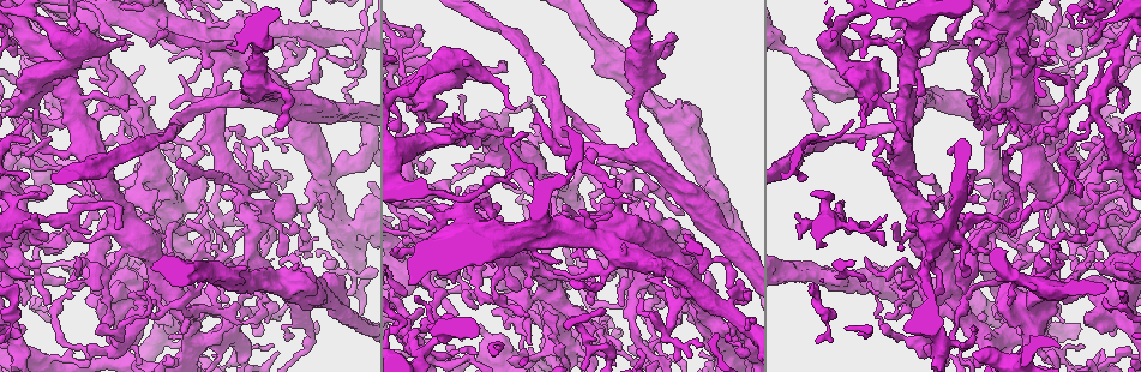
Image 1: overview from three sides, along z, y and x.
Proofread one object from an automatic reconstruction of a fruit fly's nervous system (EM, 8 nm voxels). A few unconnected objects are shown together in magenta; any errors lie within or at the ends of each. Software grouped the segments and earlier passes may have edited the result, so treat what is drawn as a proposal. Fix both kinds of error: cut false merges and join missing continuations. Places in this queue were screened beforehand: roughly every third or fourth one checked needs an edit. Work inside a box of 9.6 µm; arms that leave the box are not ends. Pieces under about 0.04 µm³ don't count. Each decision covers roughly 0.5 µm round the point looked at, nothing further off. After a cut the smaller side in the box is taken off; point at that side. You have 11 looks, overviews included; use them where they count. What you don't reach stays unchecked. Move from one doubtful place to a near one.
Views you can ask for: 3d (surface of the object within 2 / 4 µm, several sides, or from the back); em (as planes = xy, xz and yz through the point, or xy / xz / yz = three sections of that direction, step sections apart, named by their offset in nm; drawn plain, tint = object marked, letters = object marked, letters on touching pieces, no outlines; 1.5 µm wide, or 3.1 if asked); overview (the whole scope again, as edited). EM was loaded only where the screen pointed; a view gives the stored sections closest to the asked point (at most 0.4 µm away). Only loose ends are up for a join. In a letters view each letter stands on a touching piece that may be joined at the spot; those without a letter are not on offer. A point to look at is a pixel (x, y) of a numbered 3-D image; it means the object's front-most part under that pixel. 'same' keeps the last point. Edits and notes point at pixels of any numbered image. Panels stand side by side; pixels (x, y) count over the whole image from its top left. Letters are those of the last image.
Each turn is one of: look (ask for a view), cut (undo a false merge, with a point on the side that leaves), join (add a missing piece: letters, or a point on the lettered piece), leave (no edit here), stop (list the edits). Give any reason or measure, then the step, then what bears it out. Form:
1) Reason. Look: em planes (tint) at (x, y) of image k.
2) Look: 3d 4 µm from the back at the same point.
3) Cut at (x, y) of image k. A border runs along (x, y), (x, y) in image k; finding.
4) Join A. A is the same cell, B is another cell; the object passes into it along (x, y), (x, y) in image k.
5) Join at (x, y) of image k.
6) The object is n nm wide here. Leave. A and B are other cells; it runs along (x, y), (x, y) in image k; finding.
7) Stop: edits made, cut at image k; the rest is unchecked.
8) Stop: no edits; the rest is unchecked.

Look: 3d 4 µm at (125, 357) of image 1.

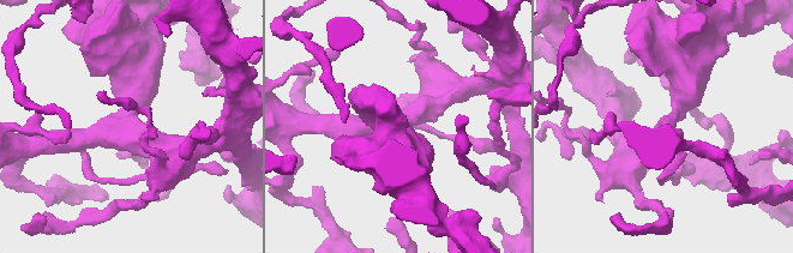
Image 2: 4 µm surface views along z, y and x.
3 arms meet here; the arms are 280, 300, 600 nm wide; now the EM. Look: em xy step 4 (tint) at (674, 119) of image 2.

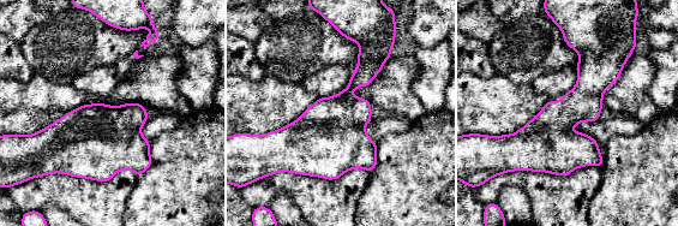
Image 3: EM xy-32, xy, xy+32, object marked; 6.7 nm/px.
Look: em planes (letters) at the same point.

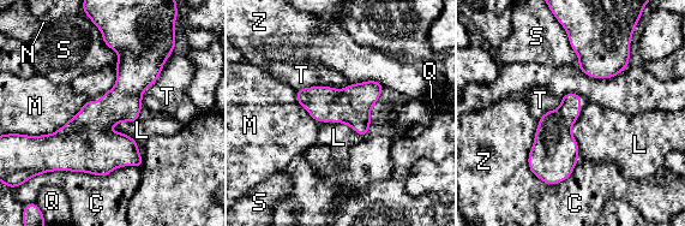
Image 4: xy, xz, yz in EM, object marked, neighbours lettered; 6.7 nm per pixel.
The longest contact is with C, 600 nm. Leave. C, L, M, N, Q, S, T and Z are other cells; all the same cell.

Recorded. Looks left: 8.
Thin end. Look: 3d 4 µm at (884, 333) of image 1.

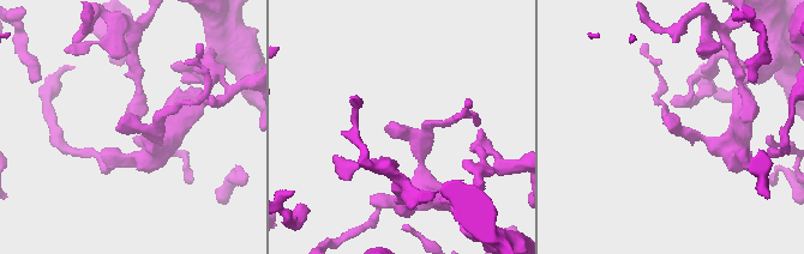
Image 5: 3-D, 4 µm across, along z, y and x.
Now the EM. Look: em planes (tint) at (117, 131) of image 5.

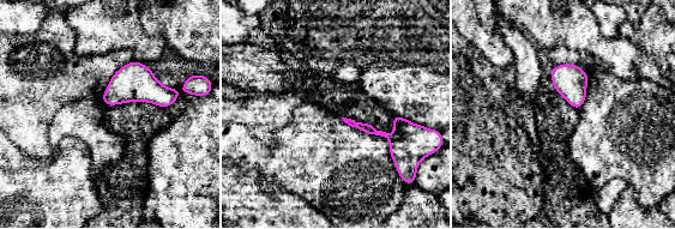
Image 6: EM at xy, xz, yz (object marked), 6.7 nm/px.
What lies round it. Look: em planes (letters) at the same point.

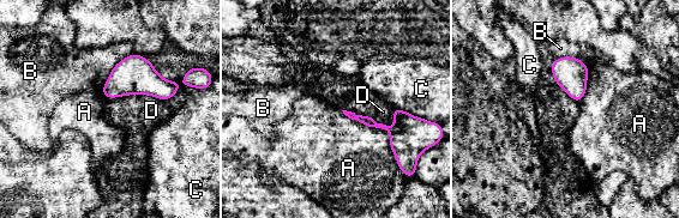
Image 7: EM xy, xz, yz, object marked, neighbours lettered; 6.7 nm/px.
The longest contact is with A, 500 nm. Leave. A, B, C and D are other cells; it runs along (352, 115), (389, 129), (407, 120) in image 7; none of them fits.

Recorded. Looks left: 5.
Tapers out. Look: em planes (letters) at (992, 148) of image 1.

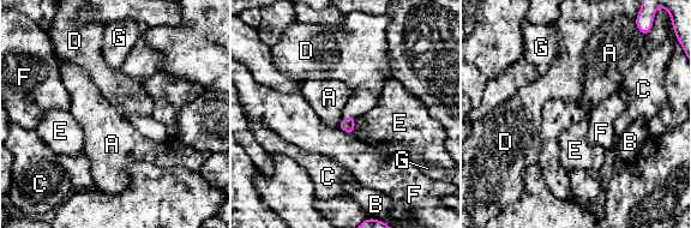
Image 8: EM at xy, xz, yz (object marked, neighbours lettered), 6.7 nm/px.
The object is 100 nm wide here. Leave. A, B, C, D, E, F and G are other cells; none of them fits.

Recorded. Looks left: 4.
Branch stops here. Look: em yz step 4 (tint) at (1121, 100) of image 1.

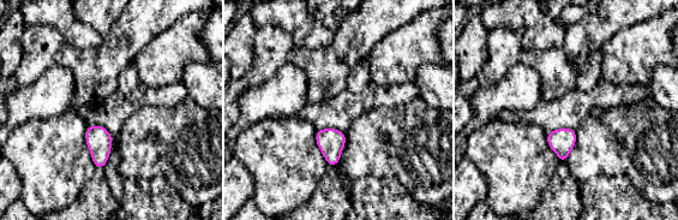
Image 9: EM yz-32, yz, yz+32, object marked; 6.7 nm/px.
Another direction. Look: em planes (letters) at the same point.

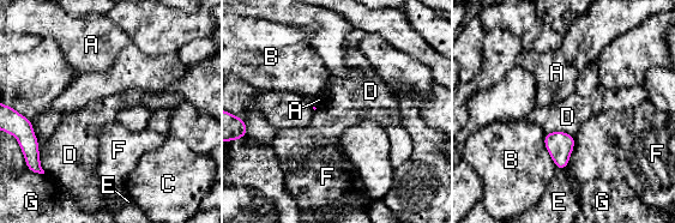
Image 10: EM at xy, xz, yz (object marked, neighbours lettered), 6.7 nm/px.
The object is 180 nm wide here. Leave. A, B, C, D, E, F and G are other cells; a border runs along (552, 131), (564, 131), (573, 137) in image 10; none of them fits.

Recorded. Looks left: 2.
Stop: no edits; the rest is unchecked.

